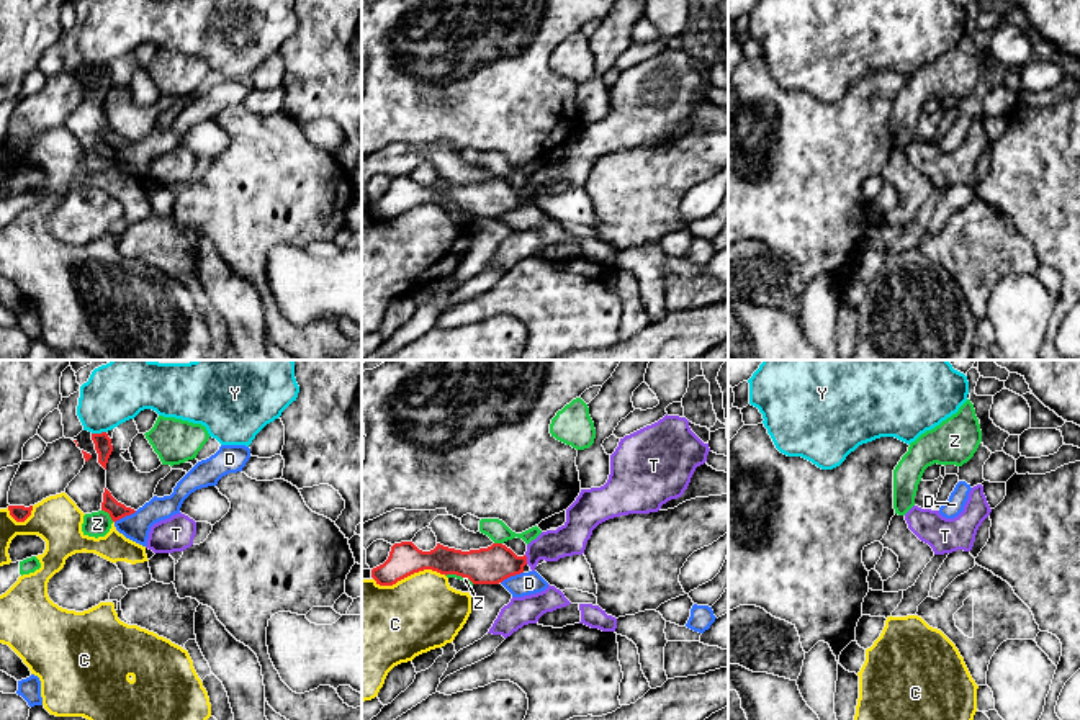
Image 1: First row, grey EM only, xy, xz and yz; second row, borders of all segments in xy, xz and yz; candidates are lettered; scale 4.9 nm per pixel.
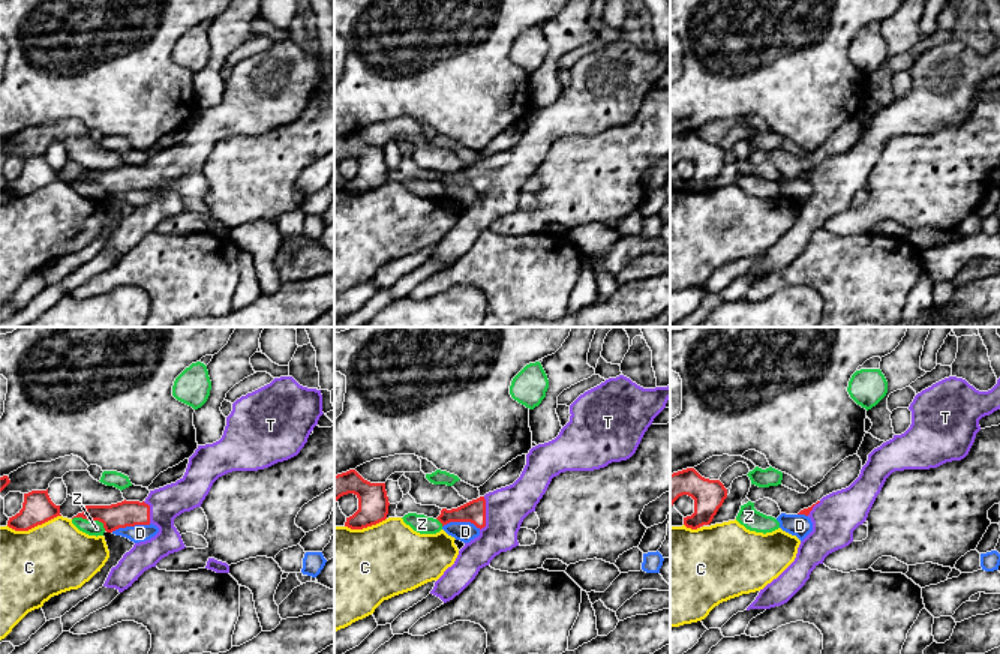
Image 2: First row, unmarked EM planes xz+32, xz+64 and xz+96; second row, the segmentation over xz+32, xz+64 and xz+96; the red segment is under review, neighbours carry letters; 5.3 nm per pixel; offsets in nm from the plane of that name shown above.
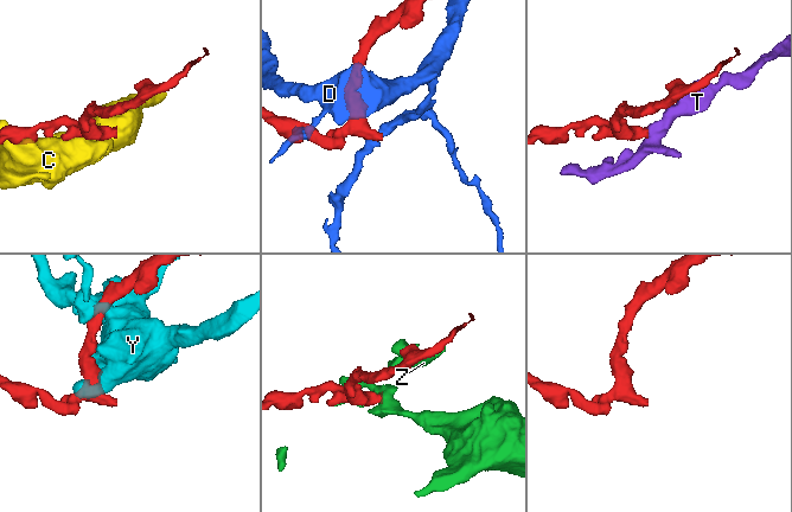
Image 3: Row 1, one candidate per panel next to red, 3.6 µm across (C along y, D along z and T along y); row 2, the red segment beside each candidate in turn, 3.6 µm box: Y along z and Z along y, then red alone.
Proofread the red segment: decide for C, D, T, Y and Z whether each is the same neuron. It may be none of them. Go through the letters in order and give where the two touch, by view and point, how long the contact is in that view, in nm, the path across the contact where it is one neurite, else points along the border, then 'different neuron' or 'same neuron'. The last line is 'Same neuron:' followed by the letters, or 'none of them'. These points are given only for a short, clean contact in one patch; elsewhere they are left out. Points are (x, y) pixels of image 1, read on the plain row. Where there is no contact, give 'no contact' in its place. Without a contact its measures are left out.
C: contact xz (409, 208); length 360 nm; different neuron
D: contact xz (511, 208); length 130 nm; border xz (522, 205), (508, 210), (501, 216); different neuron
T: contact xz (526, 193); length 50 nm; way xz (491, 198), (526, 193), (539, 182), (570, 172); same neuron
Y: contact xy (98, 67); length 70 nm; different neuron
Z: contact xy (108, 146); length 90 nm; different neuron
Same neuron: T

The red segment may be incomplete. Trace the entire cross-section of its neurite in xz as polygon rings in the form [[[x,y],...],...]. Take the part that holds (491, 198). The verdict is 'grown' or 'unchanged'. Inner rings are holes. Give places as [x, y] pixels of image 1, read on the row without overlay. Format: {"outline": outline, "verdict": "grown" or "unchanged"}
{"outline": [[[666,47],[620,72],[610,88],[607,116],[581,123],[566,142],[566,155],[556,164],[542,165],[527,178],[524,190],[502,177],[470,185],[437,177],[434,183],[422,185],[412,175],[401,175],[391,180],[383,198],[371,203],[371,211],[380,219],[393,219],[414,206],[432,203],[468,211],[473,218],[499,218],[524,206],[525,198],[535,205],[540,193],[583,188],[599,157],[628,147],[658,146],[668,134],[681,131],[709,85],[709,77],[691,64],[686,51]]], "verdict": "grown"}

